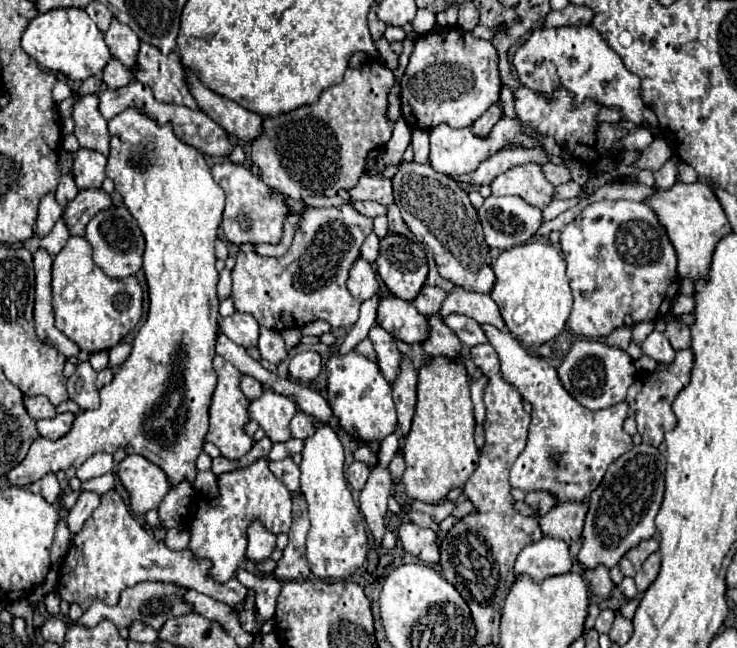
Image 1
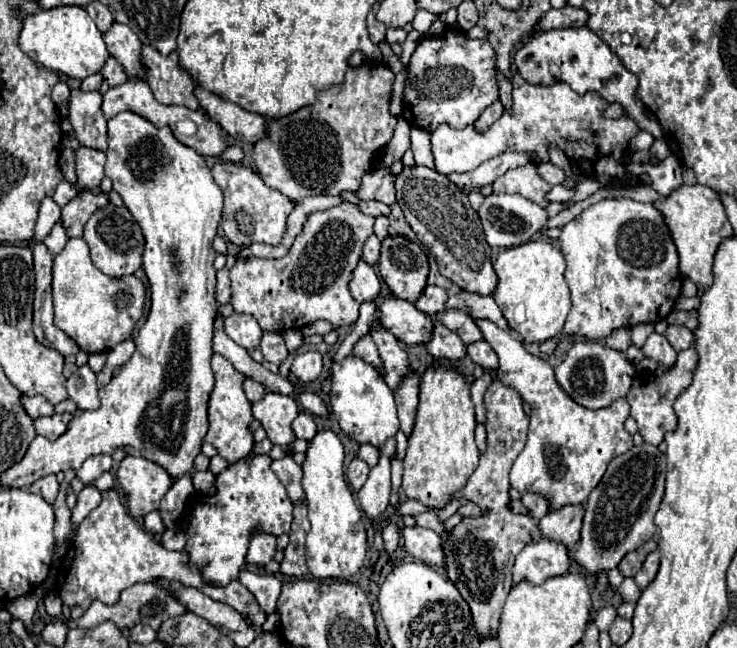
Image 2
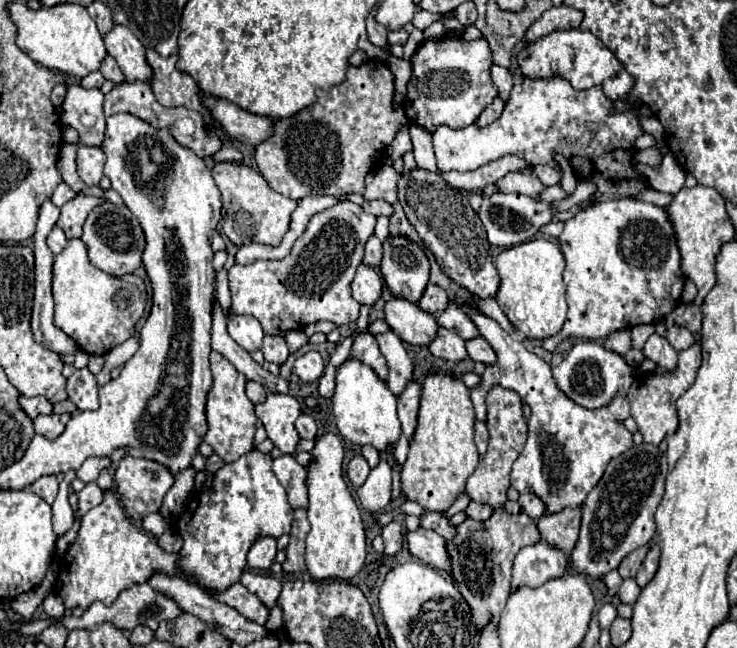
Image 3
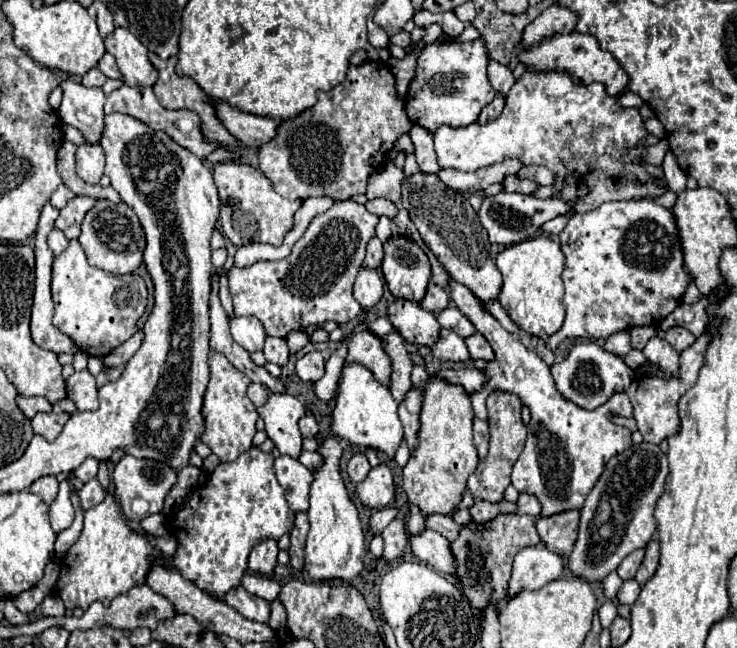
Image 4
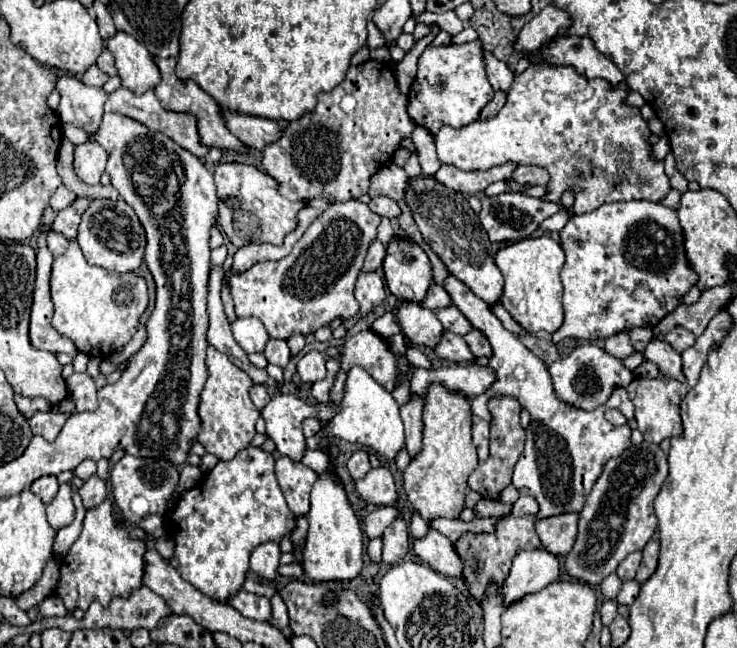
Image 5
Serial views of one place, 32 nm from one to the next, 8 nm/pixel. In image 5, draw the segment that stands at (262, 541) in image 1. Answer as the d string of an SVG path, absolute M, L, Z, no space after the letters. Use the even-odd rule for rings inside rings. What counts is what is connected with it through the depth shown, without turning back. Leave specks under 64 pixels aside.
M264 542L260 546L254 548L252 556L250 556L250 570L254 574L258 574L260 578L266 580L274 580L276 578L276 568L280 560L280 548L276 542Z

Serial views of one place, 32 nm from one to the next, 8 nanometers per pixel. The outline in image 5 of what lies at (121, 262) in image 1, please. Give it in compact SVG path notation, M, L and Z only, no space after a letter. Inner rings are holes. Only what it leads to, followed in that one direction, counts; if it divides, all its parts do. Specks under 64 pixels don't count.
M120 198L118 202L112 200L92 200L90 208L84 212L82 222L78 226L78 244L88 260L88 264L92 266L100 266L112 272L134 272L140 264L142 264L142 254L144 254L144 246L146 246L146 236L144 236L144 228L138 220L138 216L134 214L134 210Z

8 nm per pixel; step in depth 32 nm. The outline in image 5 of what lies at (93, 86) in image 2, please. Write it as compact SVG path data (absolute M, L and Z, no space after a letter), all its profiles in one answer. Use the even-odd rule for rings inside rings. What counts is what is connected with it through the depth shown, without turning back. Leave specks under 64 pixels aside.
M90 66L82 76L82 82L88 86L104 86L106 80L108 80L108 76L102 70L98 70L98 66Z

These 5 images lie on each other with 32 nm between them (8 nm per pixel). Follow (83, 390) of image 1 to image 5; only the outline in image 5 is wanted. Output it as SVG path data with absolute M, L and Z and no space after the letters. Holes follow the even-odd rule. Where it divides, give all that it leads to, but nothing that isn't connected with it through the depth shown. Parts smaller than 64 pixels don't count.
M86 372L72 374L66 380L66 386L68 386L68 390L72 390L70 398L74 400L78 412L86 412L86 410L96 410L98 408L96 384L94 384L92 376L88 376Z

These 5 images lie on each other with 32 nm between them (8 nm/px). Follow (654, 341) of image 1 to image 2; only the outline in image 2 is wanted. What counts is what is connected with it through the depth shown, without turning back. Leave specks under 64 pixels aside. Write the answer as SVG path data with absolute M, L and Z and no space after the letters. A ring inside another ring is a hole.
M652 332L648 336L648 340L642 346L644 356L656 360L660 366L672 366L676 362L676 350L670 346L670 342L666 340L666 336Z

